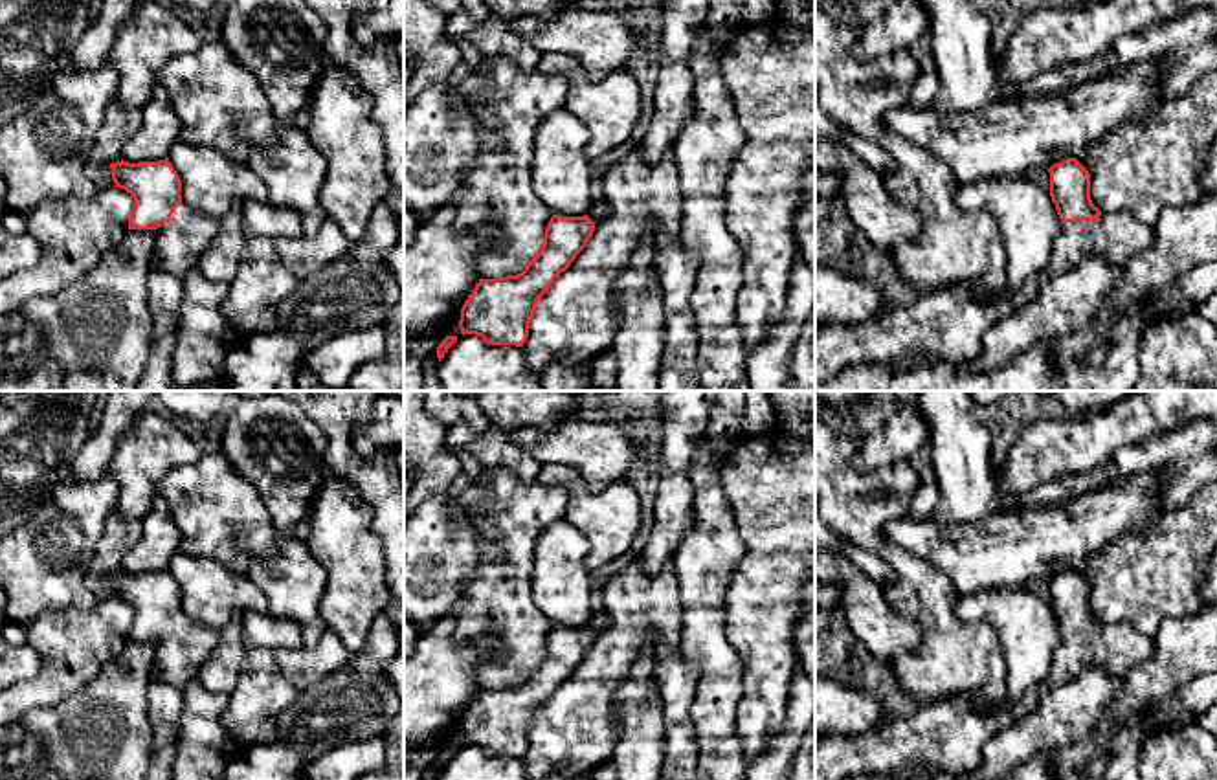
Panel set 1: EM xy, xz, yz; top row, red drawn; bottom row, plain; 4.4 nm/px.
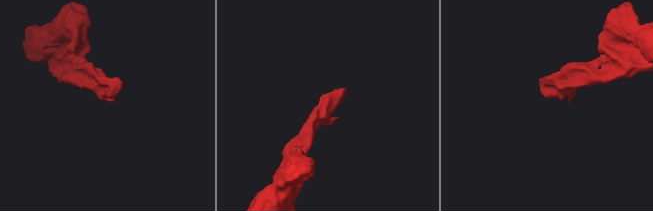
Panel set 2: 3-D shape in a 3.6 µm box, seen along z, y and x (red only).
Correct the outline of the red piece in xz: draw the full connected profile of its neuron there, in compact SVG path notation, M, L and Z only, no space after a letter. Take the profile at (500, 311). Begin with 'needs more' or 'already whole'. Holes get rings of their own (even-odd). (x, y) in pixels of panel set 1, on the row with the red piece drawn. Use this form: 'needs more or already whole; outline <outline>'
already whole; outline M553 215L542 251L518 275L479 279L461 308L461 334L481 336L490 345L523 347L538 299L586 248L595 222L584 217Z

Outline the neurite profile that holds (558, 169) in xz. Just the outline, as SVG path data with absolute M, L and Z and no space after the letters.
M565 108L547 116L529 162L534 195L558 217L584 217L593 204L593 178L586 156L587 128Z

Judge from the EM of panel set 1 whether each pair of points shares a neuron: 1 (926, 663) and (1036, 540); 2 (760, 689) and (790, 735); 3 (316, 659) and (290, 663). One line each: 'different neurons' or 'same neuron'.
1: different neurons
2: different neurons
3: same neuron

